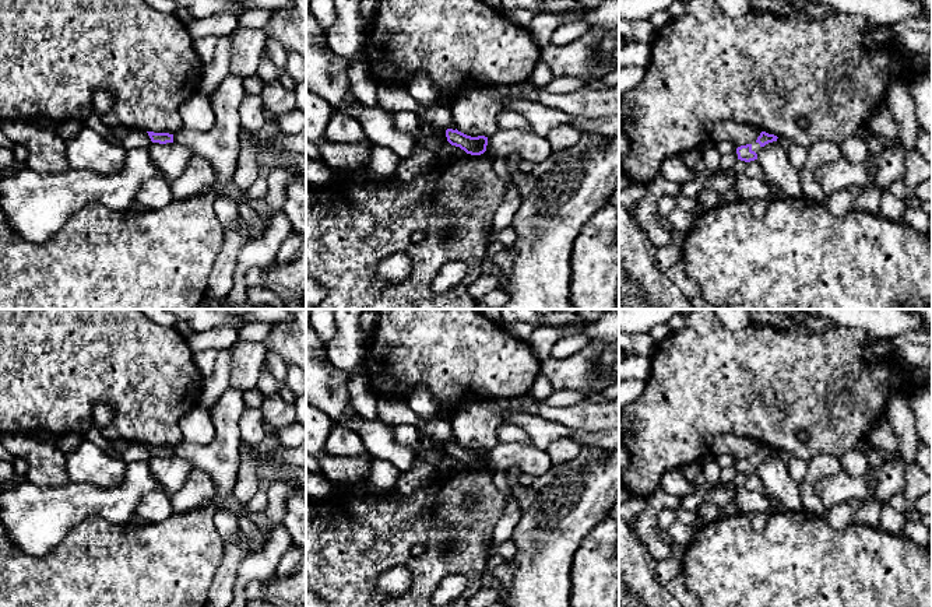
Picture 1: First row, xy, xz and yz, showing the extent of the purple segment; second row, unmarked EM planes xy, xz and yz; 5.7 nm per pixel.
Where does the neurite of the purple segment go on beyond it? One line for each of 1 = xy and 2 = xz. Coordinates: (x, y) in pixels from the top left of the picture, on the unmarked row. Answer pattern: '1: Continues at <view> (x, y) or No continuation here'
1: No continuation here
2: No continuation here

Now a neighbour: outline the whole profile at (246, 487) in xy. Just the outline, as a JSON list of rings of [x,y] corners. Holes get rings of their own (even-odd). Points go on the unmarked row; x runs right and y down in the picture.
[[[240,443],[239,453],[238,480],[232,494],[240,504],[246,504],[259,491],[257,470],[263,464],[263,452],[259,448]]]

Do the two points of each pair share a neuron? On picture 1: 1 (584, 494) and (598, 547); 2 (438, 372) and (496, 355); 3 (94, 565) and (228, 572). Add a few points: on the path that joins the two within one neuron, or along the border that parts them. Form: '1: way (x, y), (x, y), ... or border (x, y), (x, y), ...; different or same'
1: border (604, 516), (581, 540), (573, 554); different
2: way (452, 358), (482, 358); same
3: border (224, 543), (224, 558), (208, 592); different

